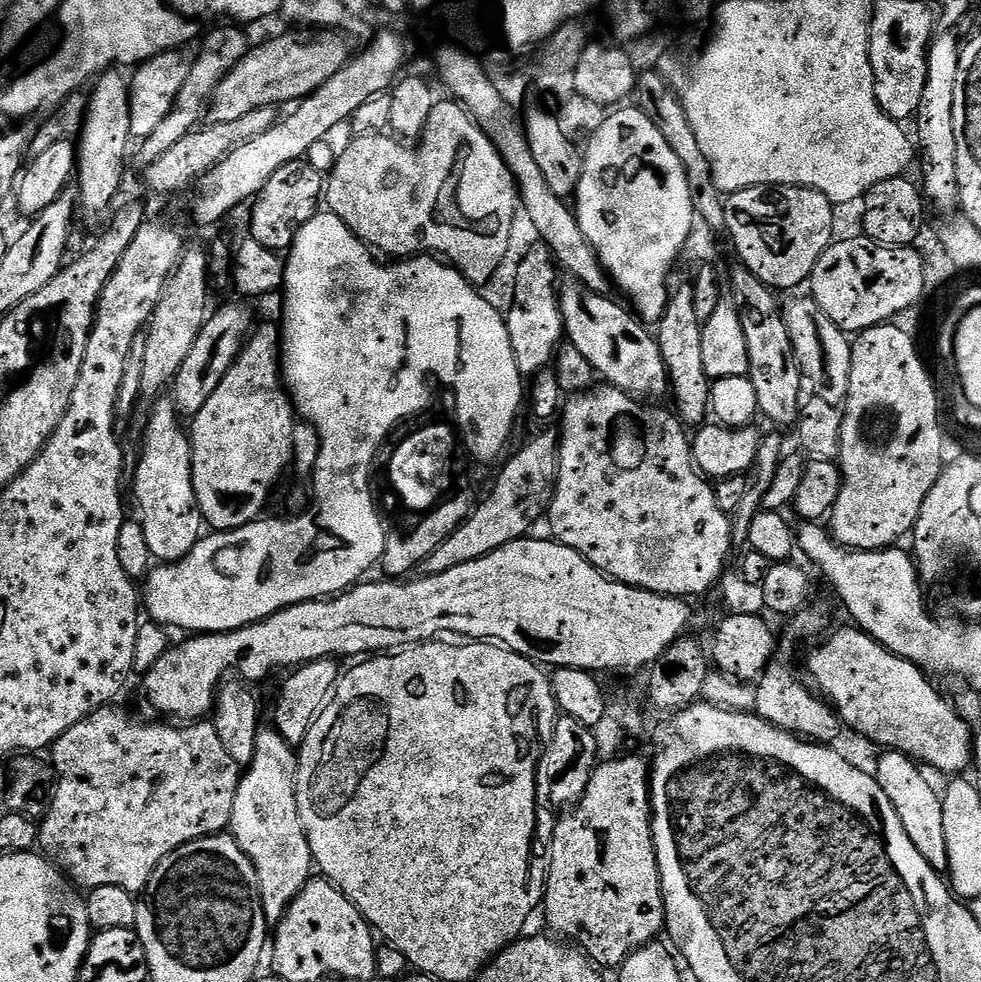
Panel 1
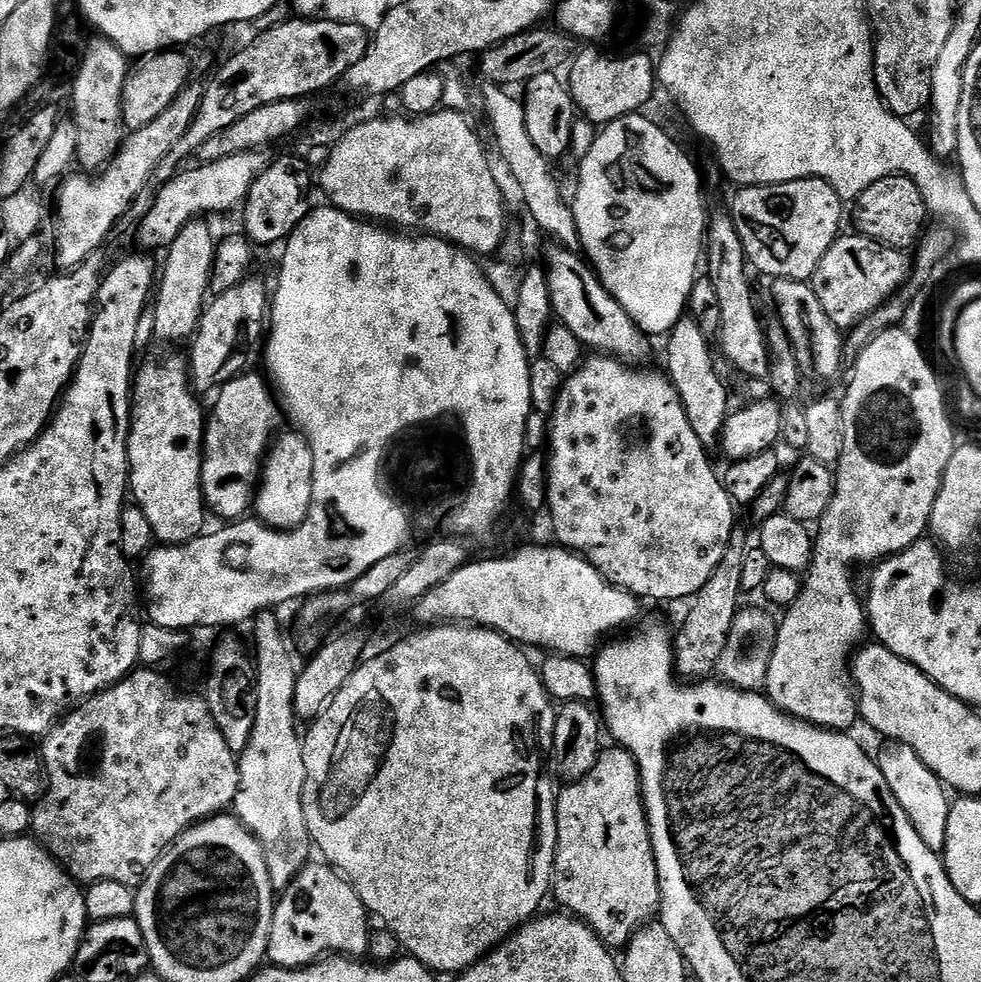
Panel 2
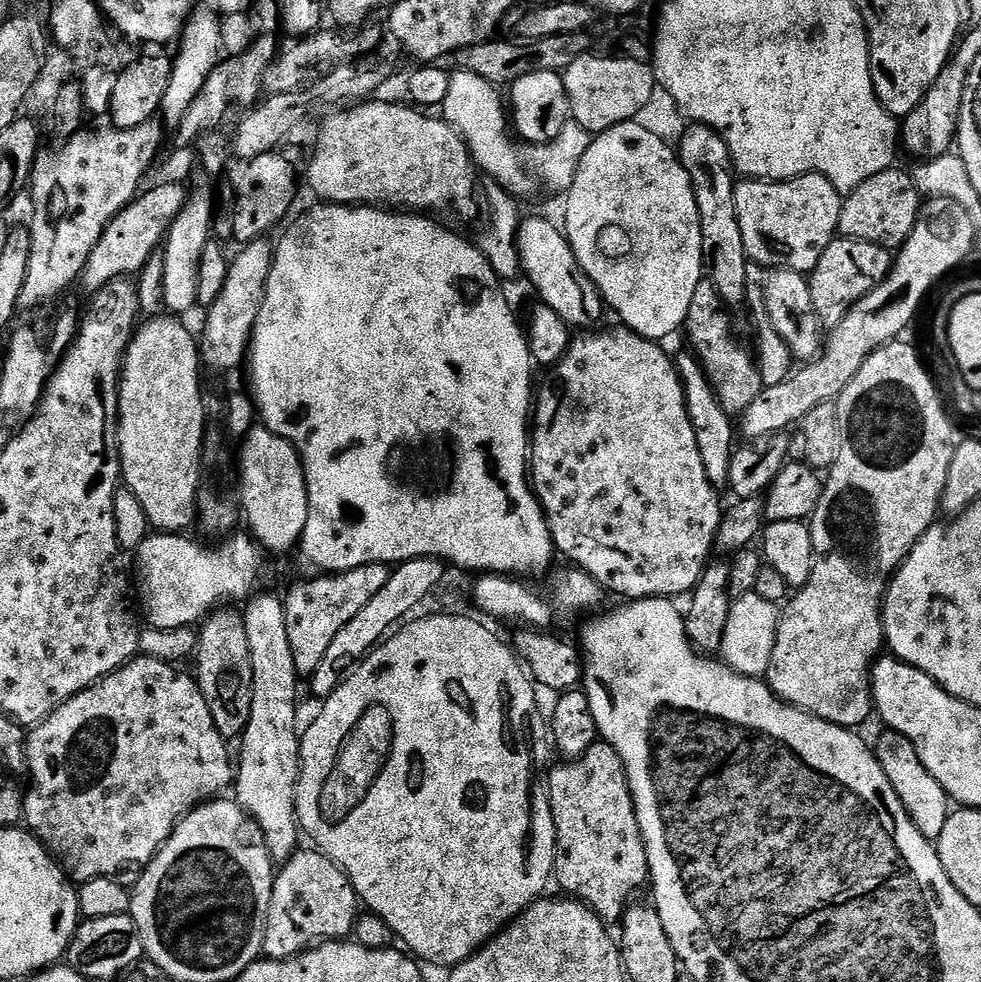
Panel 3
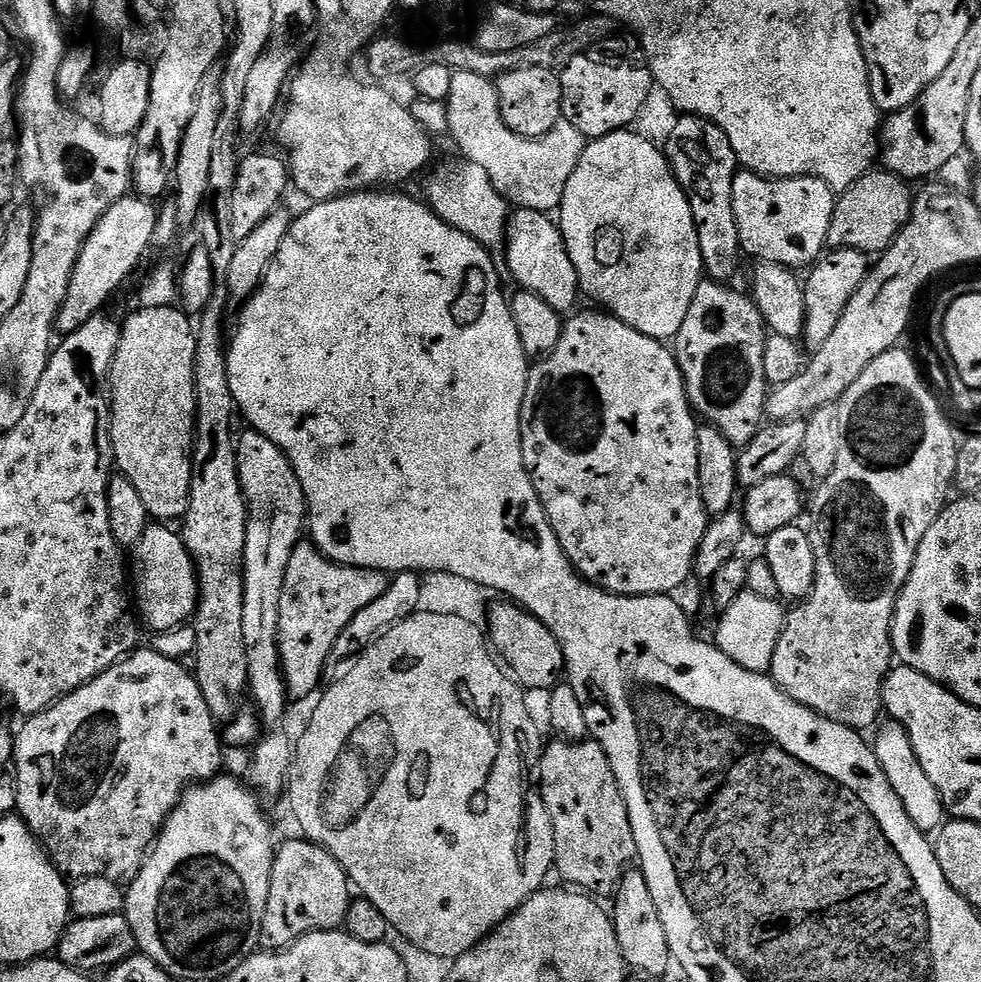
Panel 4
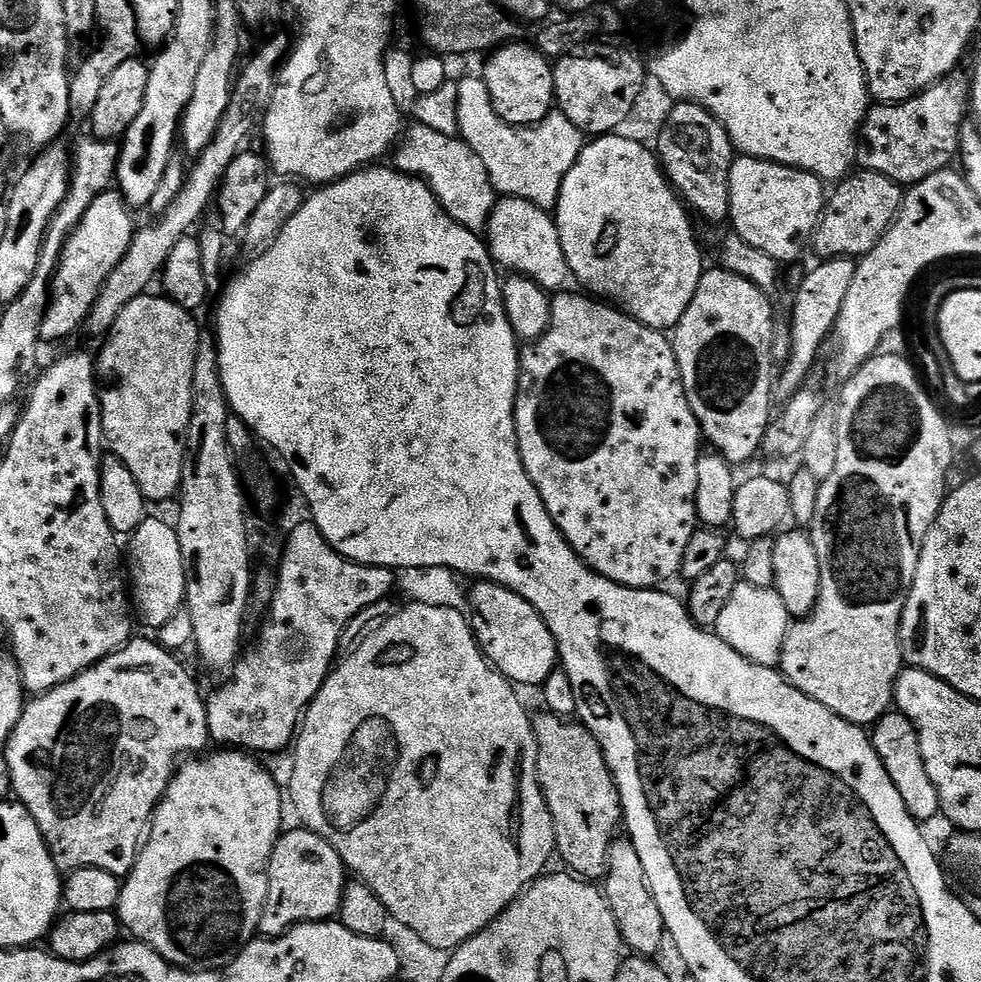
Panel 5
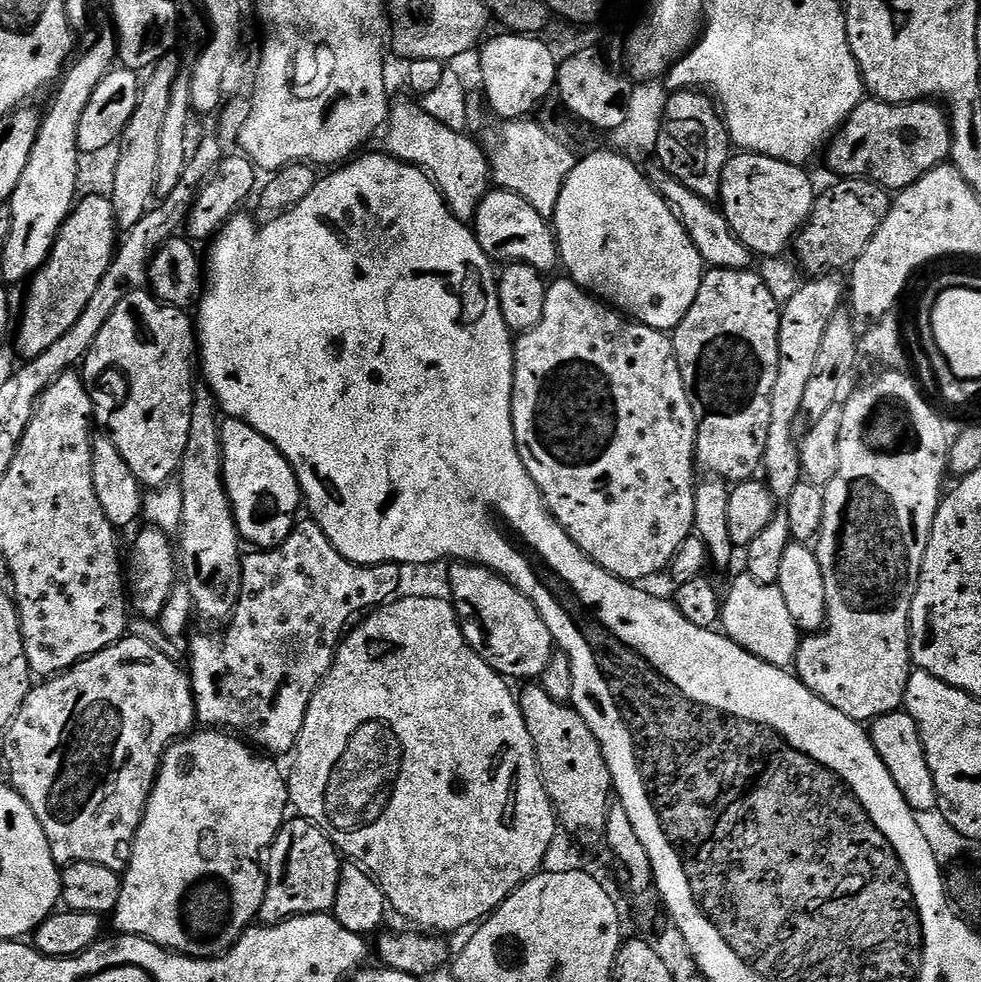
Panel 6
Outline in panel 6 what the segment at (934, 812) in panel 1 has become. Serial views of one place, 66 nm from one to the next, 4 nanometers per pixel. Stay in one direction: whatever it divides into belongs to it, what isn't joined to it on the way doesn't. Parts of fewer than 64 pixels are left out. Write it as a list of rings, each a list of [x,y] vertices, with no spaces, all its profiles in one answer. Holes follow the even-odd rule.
[[[897,710],[879,716],[871,721],[870,735],[874,750],[882,758],[886,770],[894,778],[898,790],[902,790],[902,798],[917,813],[936,808],[936,783],[932,781],[932,771],[928,765],[928,755],[924,753],[924,740],[920,737],[920,728],[907,710]]]

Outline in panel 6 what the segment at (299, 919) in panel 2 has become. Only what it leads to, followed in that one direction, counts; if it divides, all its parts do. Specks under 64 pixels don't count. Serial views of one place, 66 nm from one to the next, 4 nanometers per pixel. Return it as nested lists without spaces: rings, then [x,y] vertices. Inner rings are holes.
[[[303,818],[289,819],[266,853],[266,894],[259,919],[265,925],[279,924],[293,916],[331,913],[342,867],[342,856],[332,839],[317,824]]]

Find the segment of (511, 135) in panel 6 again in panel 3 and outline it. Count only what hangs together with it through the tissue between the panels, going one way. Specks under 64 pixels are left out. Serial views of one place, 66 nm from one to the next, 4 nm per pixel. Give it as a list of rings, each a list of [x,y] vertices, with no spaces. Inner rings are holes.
[[[455,69],[449,80],[448,94],[440,110],[443,121],[451,124],[468,146],[468,152],[477,169],[490,174],[497,185],[506,192],[522,200],[538,193],[540,190],[567,193],[572,188],[573,178],[592,136],[576,121],[569,120],[558,138],[546,144],[521,144],[510,134],[506,134],[508,114],[502,104],[499,89],[466,70]]]

